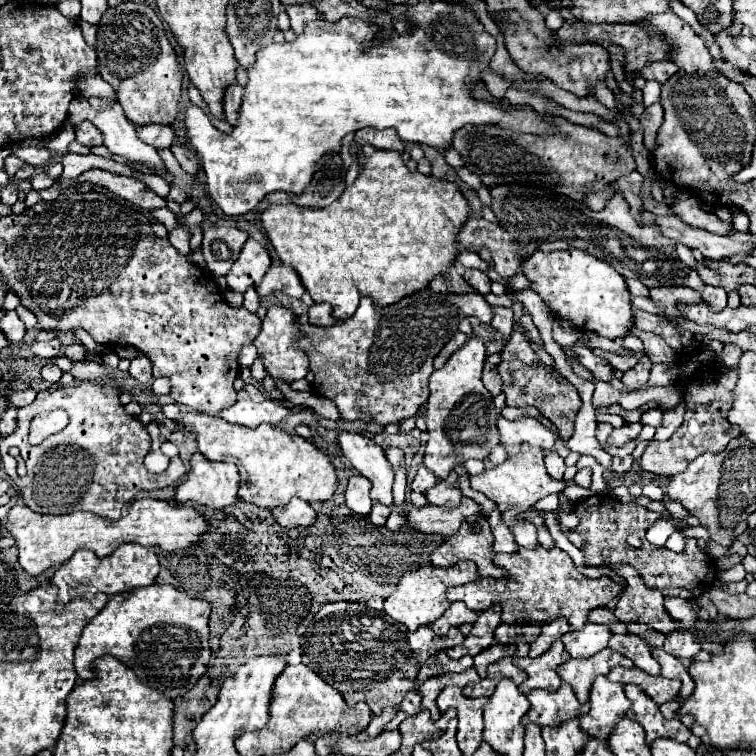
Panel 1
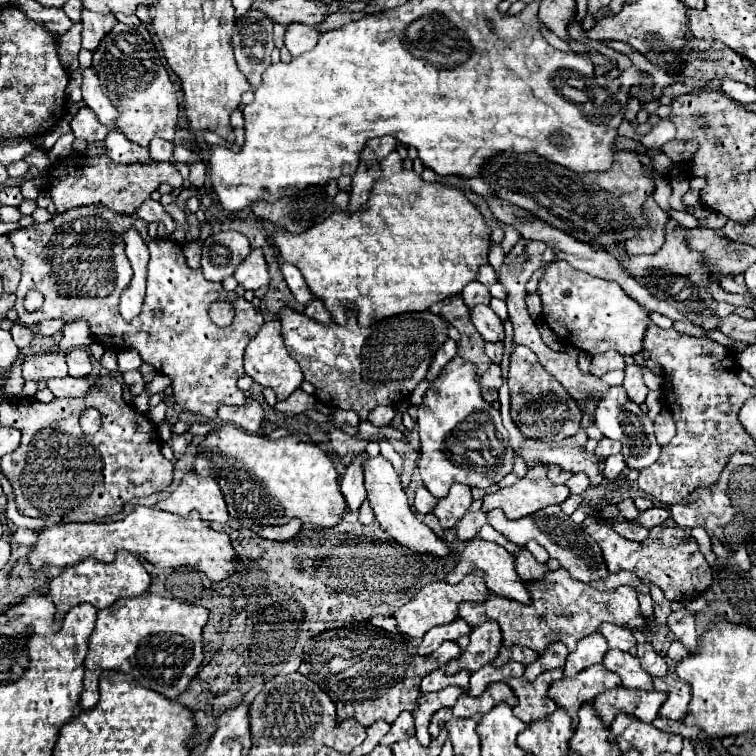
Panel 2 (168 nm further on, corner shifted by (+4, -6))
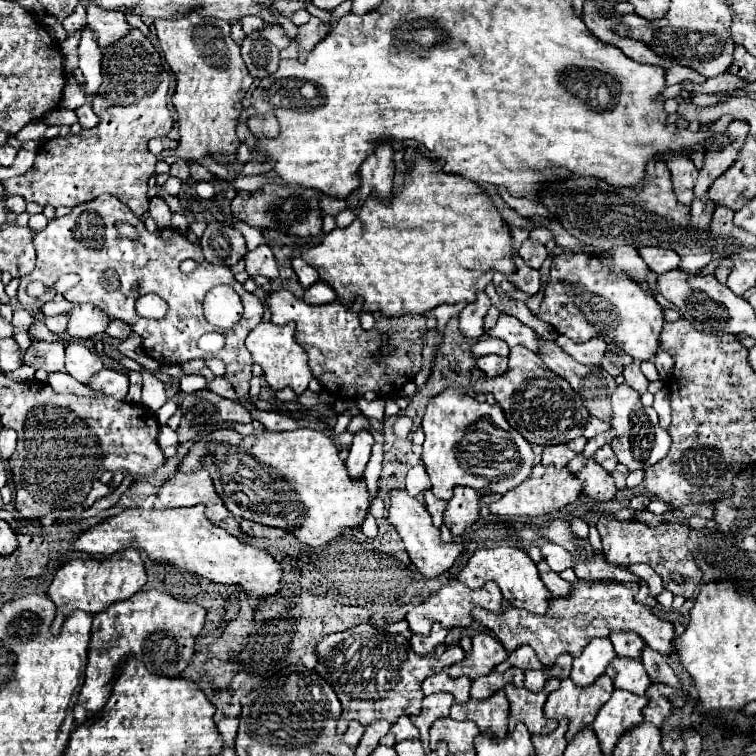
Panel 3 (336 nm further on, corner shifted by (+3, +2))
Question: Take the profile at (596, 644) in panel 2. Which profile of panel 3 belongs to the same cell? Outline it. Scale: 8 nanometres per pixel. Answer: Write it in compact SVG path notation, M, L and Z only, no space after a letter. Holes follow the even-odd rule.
M595 638L585 646L579 658L573 660L573 670L571 670L571 680L575 686L591 686L601 674L605 674L605 668L609 662L617 658L613 644L609 638Z

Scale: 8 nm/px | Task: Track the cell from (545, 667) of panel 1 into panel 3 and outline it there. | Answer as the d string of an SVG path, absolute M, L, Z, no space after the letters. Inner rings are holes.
M551 678L545 684L545 690L539 694L533 694L525 688L517 690L513 686L505 686L505 696L509 700L509 732L515 730L519 722L523 722L529 730L529 734L549 734L557 728L557 720L547 720L543 716L543 704L547 696L557 690L561 682L557 678Z

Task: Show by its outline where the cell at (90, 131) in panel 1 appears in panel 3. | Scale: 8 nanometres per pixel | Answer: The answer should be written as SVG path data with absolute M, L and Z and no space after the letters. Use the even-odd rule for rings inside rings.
M85 102L81 108L77 108L75 114L77 114L77 118L79 118L81 128L93 128L93 126L97 126L97 122L99 122L99 118L97 118L95 112L91 110L91 104L89 104L89 102Z

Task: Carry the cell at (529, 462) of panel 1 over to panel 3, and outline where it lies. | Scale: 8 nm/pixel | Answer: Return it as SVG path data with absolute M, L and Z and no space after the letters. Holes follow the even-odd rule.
M567 468L549 470L545 476L529 478L521 486L517 486L515 490L501 496L497 502L493 502L489 506L489 510L493 514L503 514L503 516L529 516L529 518L535 518L535 516L545 516L545 514L559 512L561 508L575 502L581 492L583 492L583 482L573 472L569 472Z

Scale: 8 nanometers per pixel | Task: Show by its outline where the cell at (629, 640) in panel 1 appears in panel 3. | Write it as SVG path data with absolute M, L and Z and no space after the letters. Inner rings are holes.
M615 658L607 666L607 676L613 680L615 688L629 690L633 694L645 694L651 686L651 680L641 664L641 660L629 660L629 658Z

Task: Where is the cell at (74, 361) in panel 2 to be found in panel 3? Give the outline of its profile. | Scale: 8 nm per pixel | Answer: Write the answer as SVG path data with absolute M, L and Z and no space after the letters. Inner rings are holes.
M67 344L65 348L65 372L69 372L81 384L89 384L91 378L101 372L101 358L83 344Z

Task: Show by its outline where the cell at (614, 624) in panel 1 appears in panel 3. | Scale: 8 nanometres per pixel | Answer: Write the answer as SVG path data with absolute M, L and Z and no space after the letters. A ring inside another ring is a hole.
M611 634L611 642L615 646L615 652L625 658L641 658L645 646L637 634Z

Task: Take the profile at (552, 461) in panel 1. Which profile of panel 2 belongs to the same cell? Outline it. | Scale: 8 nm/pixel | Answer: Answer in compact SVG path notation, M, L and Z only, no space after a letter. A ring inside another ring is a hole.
M548 466L548 478L554 482L554 484L564 484L572 474L568 470L562 470L560 466Z

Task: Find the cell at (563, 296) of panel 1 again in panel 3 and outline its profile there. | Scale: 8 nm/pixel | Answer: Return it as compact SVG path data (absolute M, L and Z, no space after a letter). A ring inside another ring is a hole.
M563 252L551 262L551 280L537 314L539 320L551 324L557 334L575 342L587 342L595 336L617 344L635 360L651 360L659 350L659 334L665 318L663 308L627 274L613 274L611 266L587 252Z

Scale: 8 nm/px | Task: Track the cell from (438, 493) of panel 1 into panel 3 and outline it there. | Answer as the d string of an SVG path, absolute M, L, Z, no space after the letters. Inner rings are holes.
M459 486L455 490L445 512L445 526L453 536L461 536L473 522L479 520L479 498L481 496L473 488Z

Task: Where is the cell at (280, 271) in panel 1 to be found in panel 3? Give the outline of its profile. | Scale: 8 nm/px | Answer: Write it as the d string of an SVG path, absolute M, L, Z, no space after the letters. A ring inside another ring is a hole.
M293 258L291 264L293 264L293 270L299 276L299 282L303 284L303 288L309 288L309 286L313 286L319 280L317 270L313 266L309 266L303 258Z

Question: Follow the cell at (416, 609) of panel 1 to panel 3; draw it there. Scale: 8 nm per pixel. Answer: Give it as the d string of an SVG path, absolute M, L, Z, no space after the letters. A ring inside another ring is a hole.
M451 580L445 588L441 588L435 594L431 594L421 606L415 606L407 614L407 622L409 622L409 628L415 634L423 634L423 636L431 632L433 622L439 622L443 628L469 628L473 624L473 618L471 618L471 610L473 608L485 608L485 610L491 610L491 612L499 614L501 608L503 608L503 594L501 594L499 586L495 582L491 582L491 592L485 590L485 588L469 590L459 580Z

